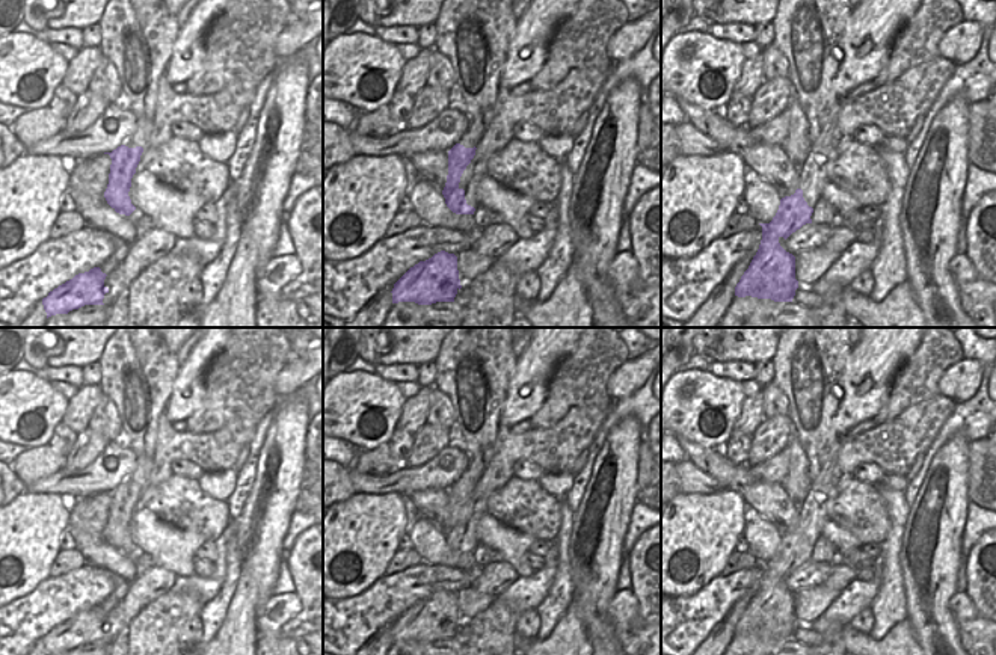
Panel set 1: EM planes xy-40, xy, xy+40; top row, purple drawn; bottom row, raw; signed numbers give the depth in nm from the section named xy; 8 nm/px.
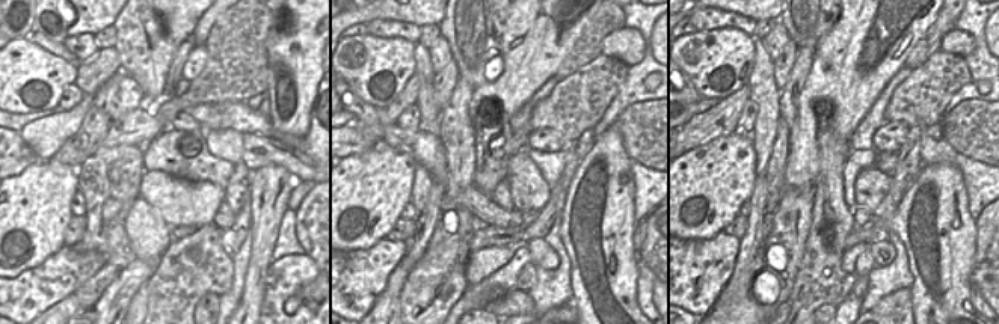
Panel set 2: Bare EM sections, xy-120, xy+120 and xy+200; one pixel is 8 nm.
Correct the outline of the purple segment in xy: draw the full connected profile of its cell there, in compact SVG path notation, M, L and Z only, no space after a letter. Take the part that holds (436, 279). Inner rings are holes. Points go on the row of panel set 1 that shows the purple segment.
M441 251L426 261L410 267L392 288L392 303L415 302L432 305L454 302L462 288L457 270L457 257Z

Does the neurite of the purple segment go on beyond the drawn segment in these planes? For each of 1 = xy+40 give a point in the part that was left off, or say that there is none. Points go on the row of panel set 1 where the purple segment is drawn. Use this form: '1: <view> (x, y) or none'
1: none

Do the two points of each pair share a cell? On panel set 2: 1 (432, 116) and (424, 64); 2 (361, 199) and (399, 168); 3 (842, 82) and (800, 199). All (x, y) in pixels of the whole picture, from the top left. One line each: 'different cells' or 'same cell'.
1: same cell
2: same cell
3: different cells

